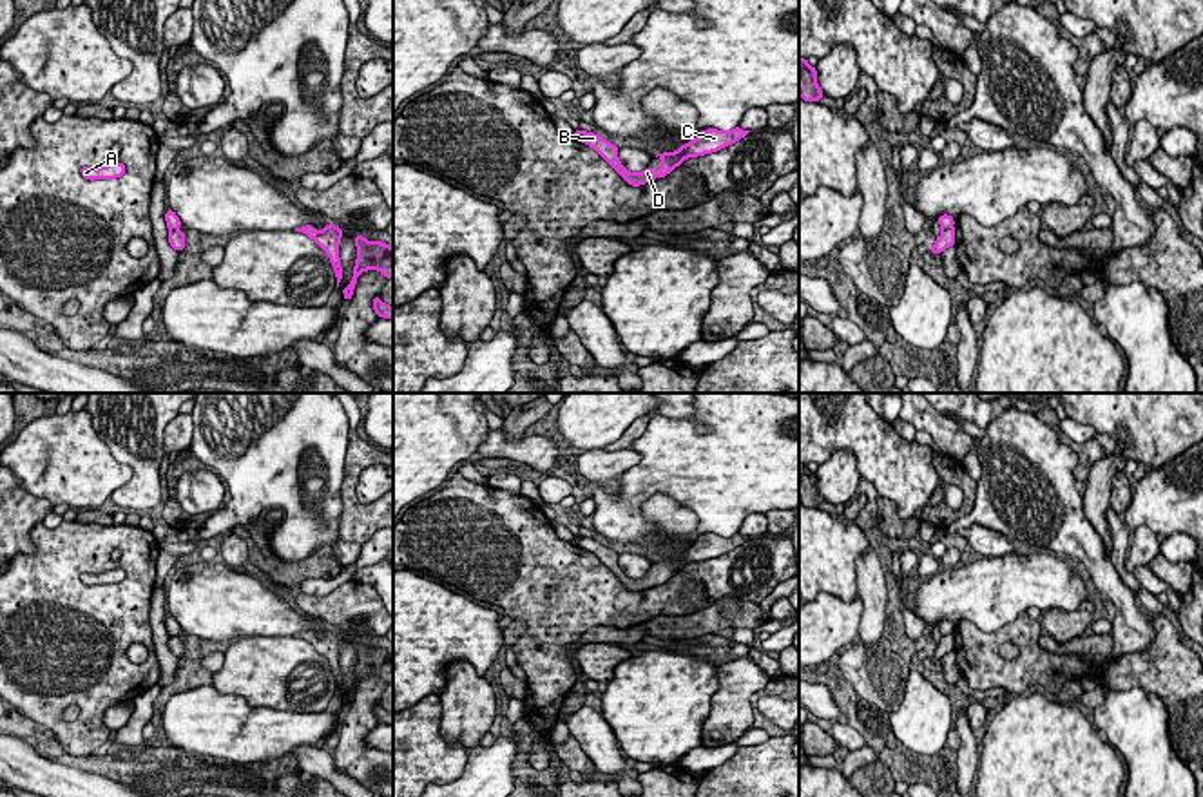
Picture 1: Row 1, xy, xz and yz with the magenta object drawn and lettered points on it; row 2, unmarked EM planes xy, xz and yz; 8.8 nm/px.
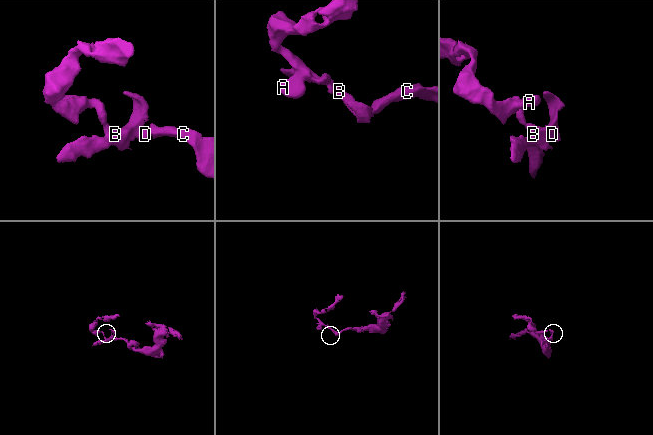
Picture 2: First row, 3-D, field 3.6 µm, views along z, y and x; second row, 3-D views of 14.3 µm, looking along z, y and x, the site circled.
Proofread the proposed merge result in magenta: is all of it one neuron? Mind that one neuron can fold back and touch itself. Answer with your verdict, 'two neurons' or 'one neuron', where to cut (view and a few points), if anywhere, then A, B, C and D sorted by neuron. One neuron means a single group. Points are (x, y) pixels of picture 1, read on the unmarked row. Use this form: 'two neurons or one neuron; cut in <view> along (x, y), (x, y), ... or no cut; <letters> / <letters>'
two neurons; cut in xy along (176, 634), (169, 638); A / B C D

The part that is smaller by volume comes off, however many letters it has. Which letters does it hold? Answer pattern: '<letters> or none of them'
A

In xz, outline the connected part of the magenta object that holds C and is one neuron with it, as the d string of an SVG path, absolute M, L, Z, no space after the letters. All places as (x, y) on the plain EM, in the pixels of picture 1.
M739 533L728 538L717 534L703 536L692 547L681 551L676 558L656 560L656 563L661 563L659 580L656 578L658 572L654 572L652 576L645 574L643 578L629 578L618 565L618 552L594 538L580 536L576 545L592 552L629 591L638 592L656 587L658 581L663 585L687 563L699 563L703 560L717 558L719 554L725 554L736 549L737 545L745 543L748 538L750 536L743 536Z

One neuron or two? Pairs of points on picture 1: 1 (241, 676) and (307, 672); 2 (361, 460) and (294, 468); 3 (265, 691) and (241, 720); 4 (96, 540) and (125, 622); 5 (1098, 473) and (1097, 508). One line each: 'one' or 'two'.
1: one
2: two
3: two
4: one
5: one

